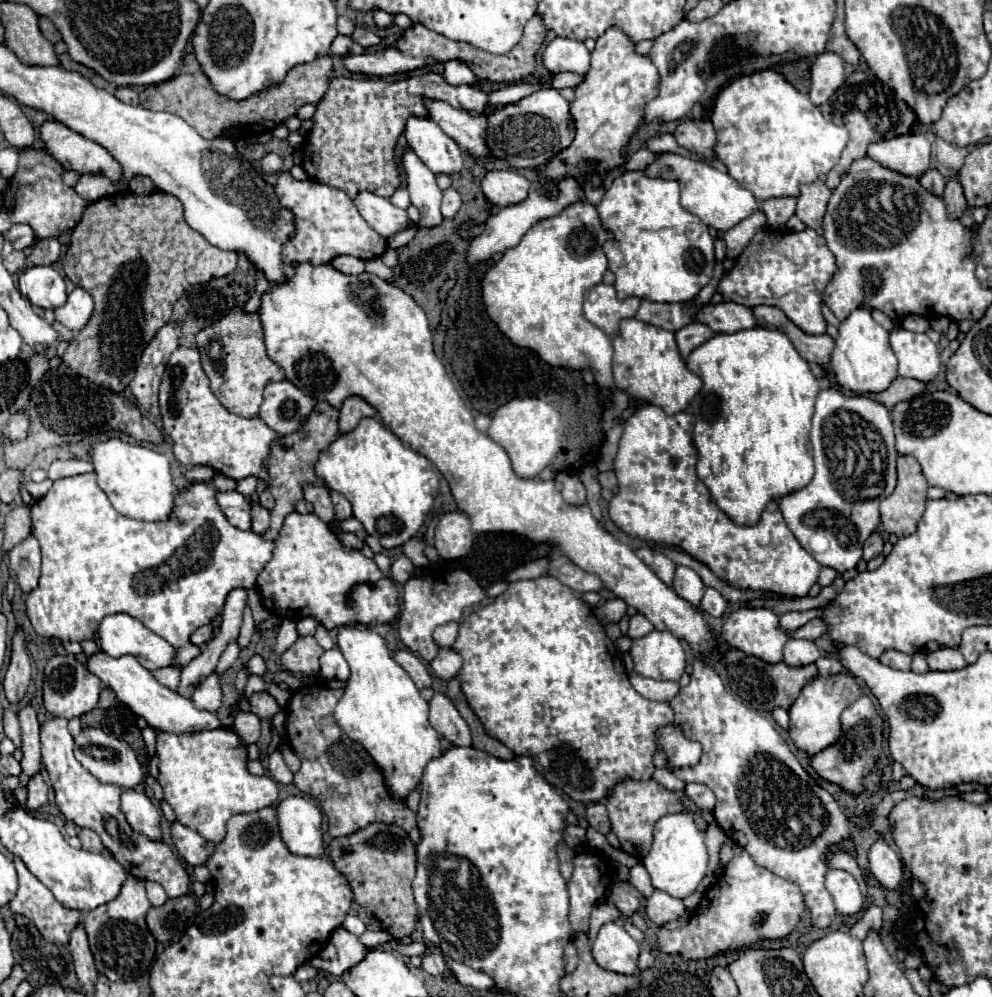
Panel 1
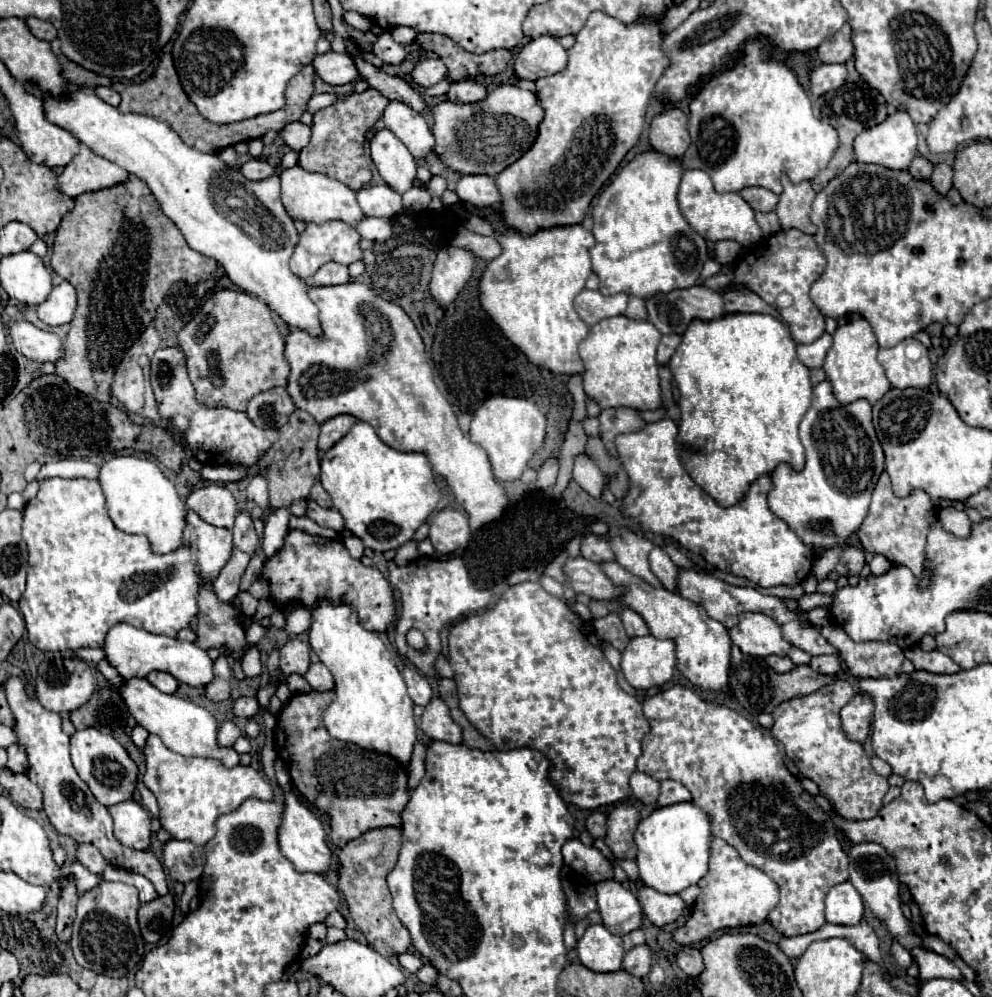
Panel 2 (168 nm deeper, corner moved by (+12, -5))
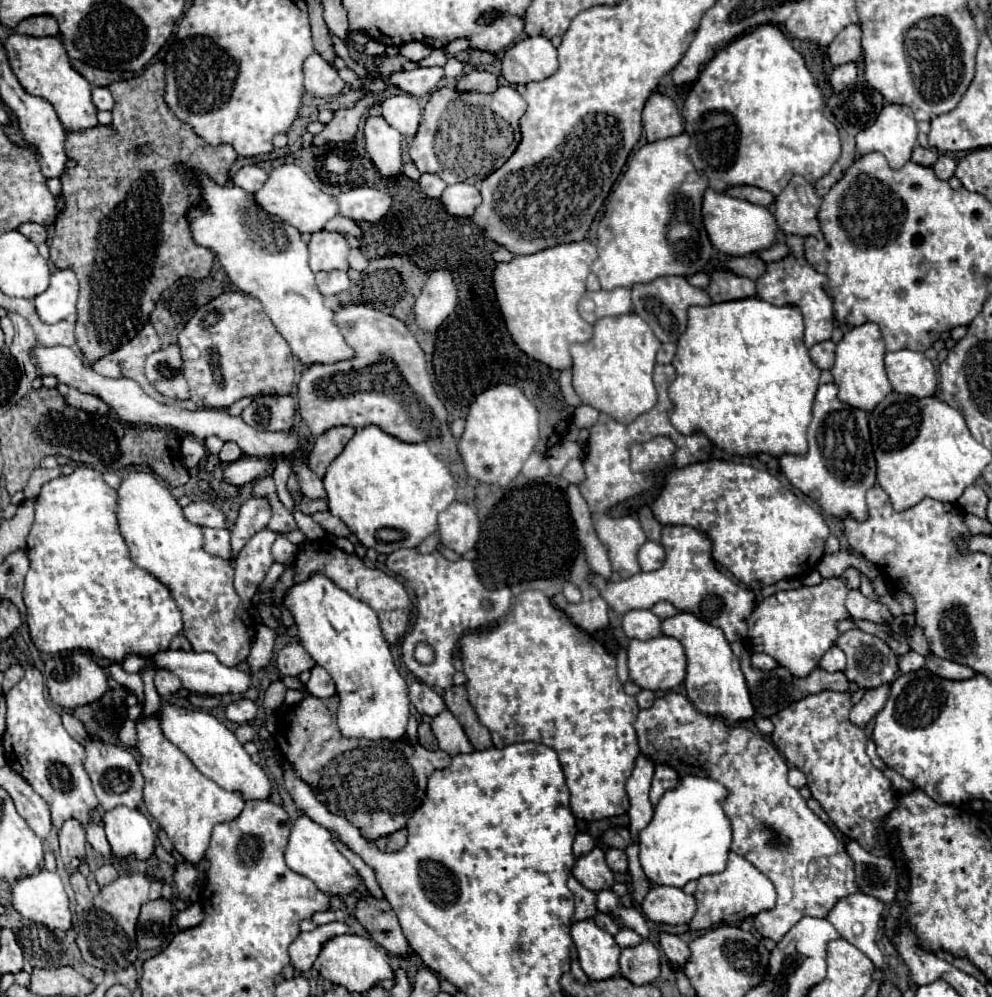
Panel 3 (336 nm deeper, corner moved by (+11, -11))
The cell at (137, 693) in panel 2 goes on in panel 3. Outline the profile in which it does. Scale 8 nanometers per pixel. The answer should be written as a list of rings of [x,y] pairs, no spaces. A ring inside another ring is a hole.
[[[161,705],[159,715],[161,715],[161,729],[165,737],[177,747],[181,747],[181,751],[193,761],[193,765],[203,775],[213,779],[219,787],[223,787],[225,791],[241,793],[245,801],[249,799],[263,801],[271,797],[271,783],[263,767],[257,765],[247,755],[247,751],[235,739],[235,735],[223,723],[219,723],[213,715],[197,709],[183,709],[177,705]]]

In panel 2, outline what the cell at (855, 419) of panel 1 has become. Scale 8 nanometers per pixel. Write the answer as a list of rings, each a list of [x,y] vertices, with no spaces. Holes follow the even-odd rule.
[[[822,381],[816,385],[812,405],[804,415],[804,419],[800,421],[800,441],[806,451],[806,467],[800,473],[794,473],[784,463],[776,467],[776,471],[772,473],[772,489],[768,493],[768,507],[814,553],[822,553],[822,551],[846,545],[846,539],[858,531],[858,527],[866,517],[876,481],[884,471],[884,453],[872,423],[872,405],[864,399],[854,401],[852,405],[840,405],[832,397],[830,383]]]

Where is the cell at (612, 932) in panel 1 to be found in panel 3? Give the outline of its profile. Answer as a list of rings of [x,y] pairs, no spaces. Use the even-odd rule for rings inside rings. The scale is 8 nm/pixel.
[[[593,919],[575,921],[571,925],[571,939],[577,947],[581,969],[591,981],[603,981],[619,975],[617,959],[621,955],[621,947],[605,929],[597,927]]]

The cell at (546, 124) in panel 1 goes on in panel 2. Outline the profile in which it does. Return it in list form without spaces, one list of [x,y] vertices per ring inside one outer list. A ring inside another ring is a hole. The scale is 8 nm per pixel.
[[[500,85],[476,105],[452,105],[450,101],[444,101],[432,109],[432,117],[432,133],[436,137],[434,151],[448,167],[464,175],[480,173],[496,177],[534,145],[544,119],[544,109],[536,93],[516,85]]]

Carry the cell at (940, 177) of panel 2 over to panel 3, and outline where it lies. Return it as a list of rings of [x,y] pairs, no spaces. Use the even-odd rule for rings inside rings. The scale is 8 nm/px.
[[[939,155],[937,163],[933,165],[933,171],[935,171],[935,175],[939,179],[945,179],[947,181],[953,175],[953,171],[955,171],[955,159],[949,157],[949,155]]]

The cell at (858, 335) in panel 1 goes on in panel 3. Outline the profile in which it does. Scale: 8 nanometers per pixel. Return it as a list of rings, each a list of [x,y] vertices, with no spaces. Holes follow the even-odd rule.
[[[865,323],[859,327],[853,327],[849,333],[843,335],[843,339],[837,343],[835,349],[835,365],[831,369],[835,377],[835,385],[839,389],[839,399],[843,403],[849,403],[851,407],[873,411],[885,399],[893,387],[889,383],[889,377],[885,373],[885,343],[881,329],[875,323]]]

